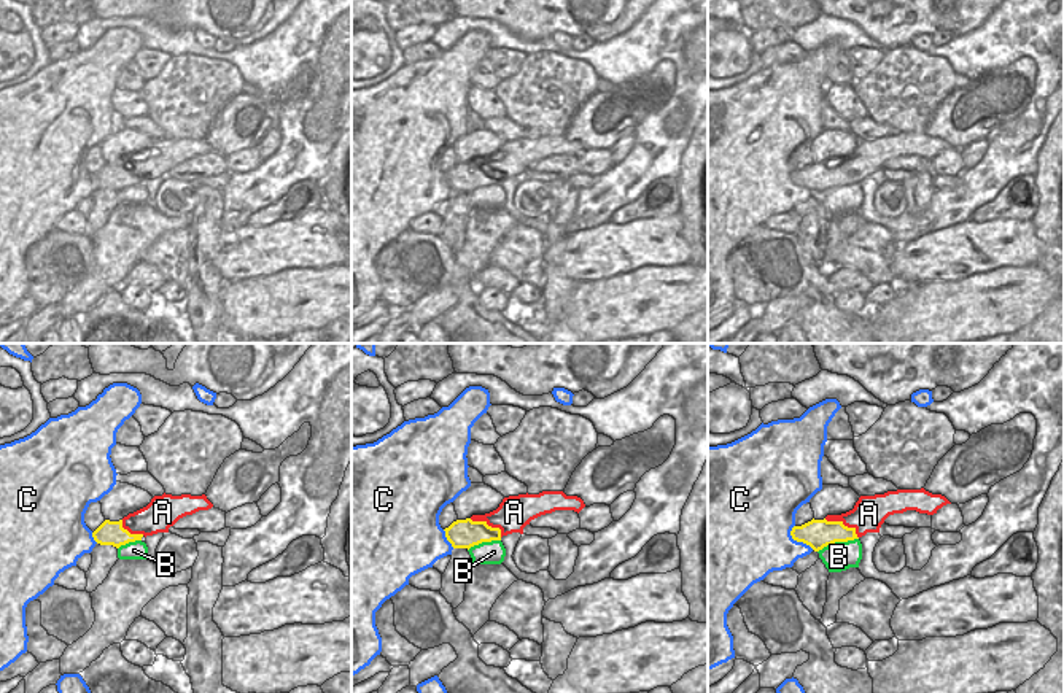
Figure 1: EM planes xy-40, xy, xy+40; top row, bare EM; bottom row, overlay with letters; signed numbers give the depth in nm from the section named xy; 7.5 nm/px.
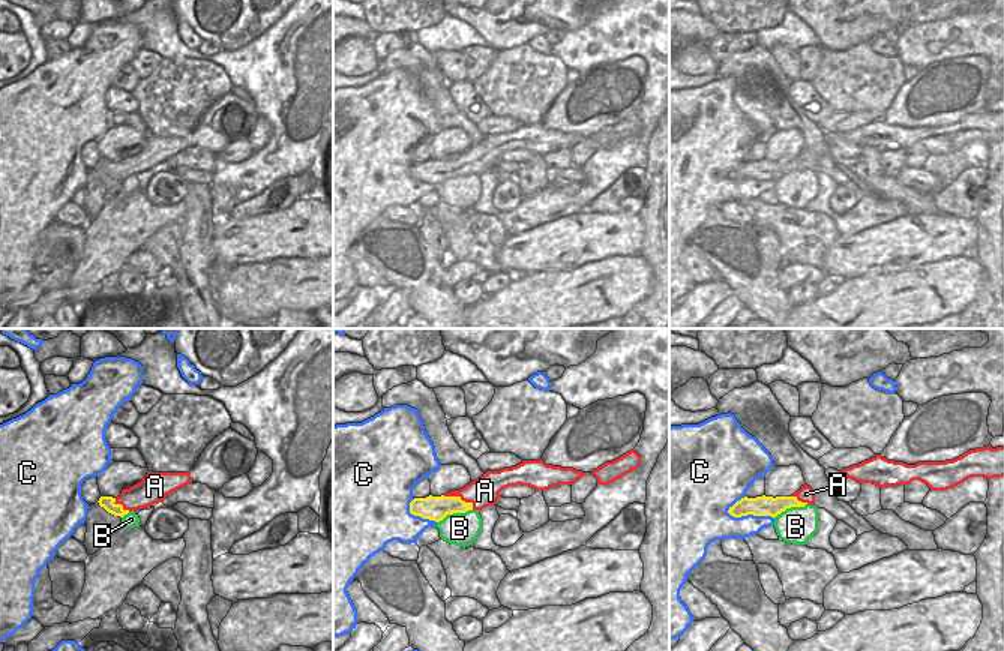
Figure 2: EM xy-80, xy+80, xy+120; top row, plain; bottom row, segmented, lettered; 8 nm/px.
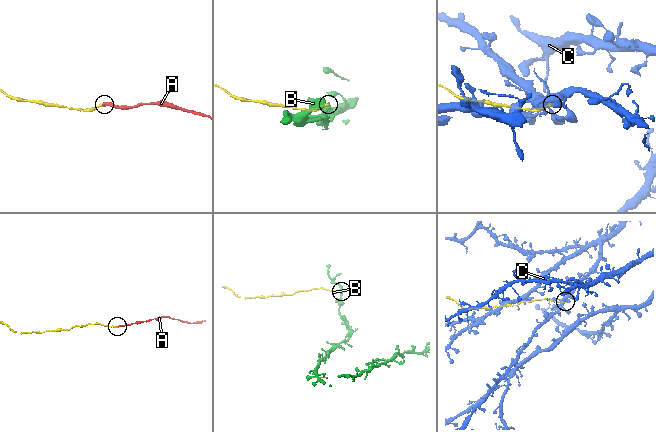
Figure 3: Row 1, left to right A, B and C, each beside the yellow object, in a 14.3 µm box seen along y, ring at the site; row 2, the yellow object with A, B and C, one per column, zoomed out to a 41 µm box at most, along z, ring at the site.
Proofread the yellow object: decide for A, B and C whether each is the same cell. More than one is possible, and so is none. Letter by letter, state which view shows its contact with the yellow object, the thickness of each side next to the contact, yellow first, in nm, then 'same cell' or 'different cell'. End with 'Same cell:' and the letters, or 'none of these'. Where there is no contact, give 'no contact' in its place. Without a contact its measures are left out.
A: xy+40 | 220/260 nm | same cell
B: xy+40 | 220/220 nm | different cell
C: xy+40 | 220/420 nm | different cell
Same cell: A

